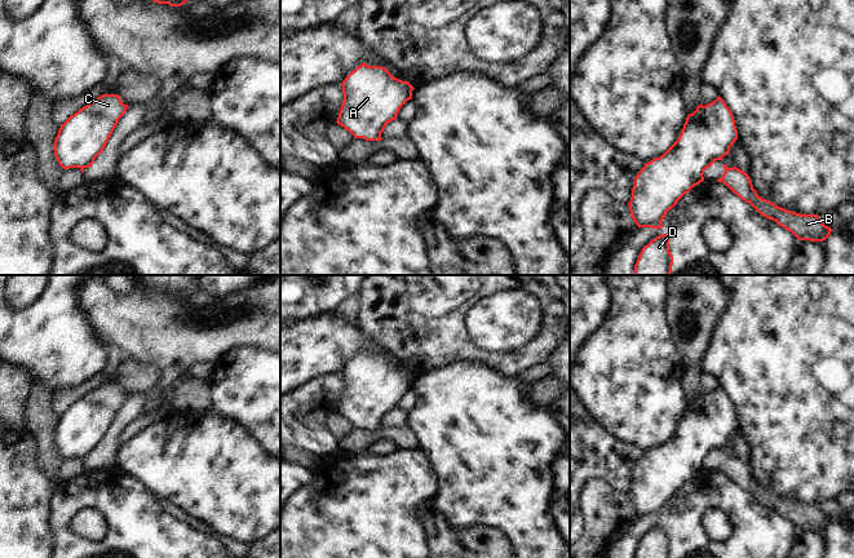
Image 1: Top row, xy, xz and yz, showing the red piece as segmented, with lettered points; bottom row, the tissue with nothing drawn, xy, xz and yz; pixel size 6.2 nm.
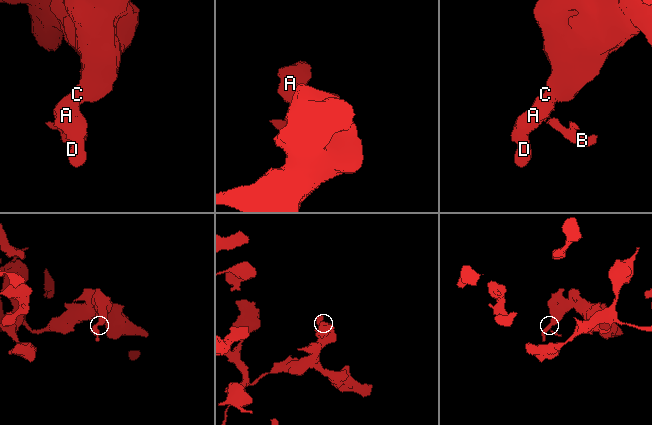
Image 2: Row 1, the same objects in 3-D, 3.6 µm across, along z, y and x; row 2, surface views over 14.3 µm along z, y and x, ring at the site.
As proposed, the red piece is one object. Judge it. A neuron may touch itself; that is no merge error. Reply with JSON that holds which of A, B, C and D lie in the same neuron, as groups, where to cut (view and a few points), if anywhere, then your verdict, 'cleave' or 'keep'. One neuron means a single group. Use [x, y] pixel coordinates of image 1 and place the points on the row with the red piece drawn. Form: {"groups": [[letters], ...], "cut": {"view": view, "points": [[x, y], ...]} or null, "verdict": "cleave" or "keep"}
{"groups": [["A", "C", "D"], ["B"]], "cut": {"view": "xy", "points": [[93, 159], [82, 169]]}, "verdict": "cleave"}

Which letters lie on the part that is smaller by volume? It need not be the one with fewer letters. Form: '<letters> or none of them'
B

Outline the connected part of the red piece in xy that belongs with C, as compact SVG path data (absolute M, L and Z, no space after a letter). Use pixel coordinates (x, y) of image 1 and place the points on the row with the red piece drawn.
M102 94L71 115L54 140L54 155L63 169L85 168L105 149L129 106L118 94Z

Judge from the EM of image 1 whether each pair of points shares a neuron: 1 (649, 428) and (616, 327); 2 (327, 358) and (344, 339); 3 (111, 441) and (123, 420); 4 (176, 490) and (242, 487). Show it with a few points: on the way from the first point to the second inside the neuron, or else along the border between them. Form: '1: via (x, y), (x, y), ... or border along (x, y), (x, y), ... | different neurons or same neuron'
1: via (641, 403), (631, 386), (631, 351) | same neuron
2: via (327, 351), (337, 341) | same neuron
3: via (111, 435), (118, 425) | same neuron
4: via (193, 487), (225, 487) | same neuron

